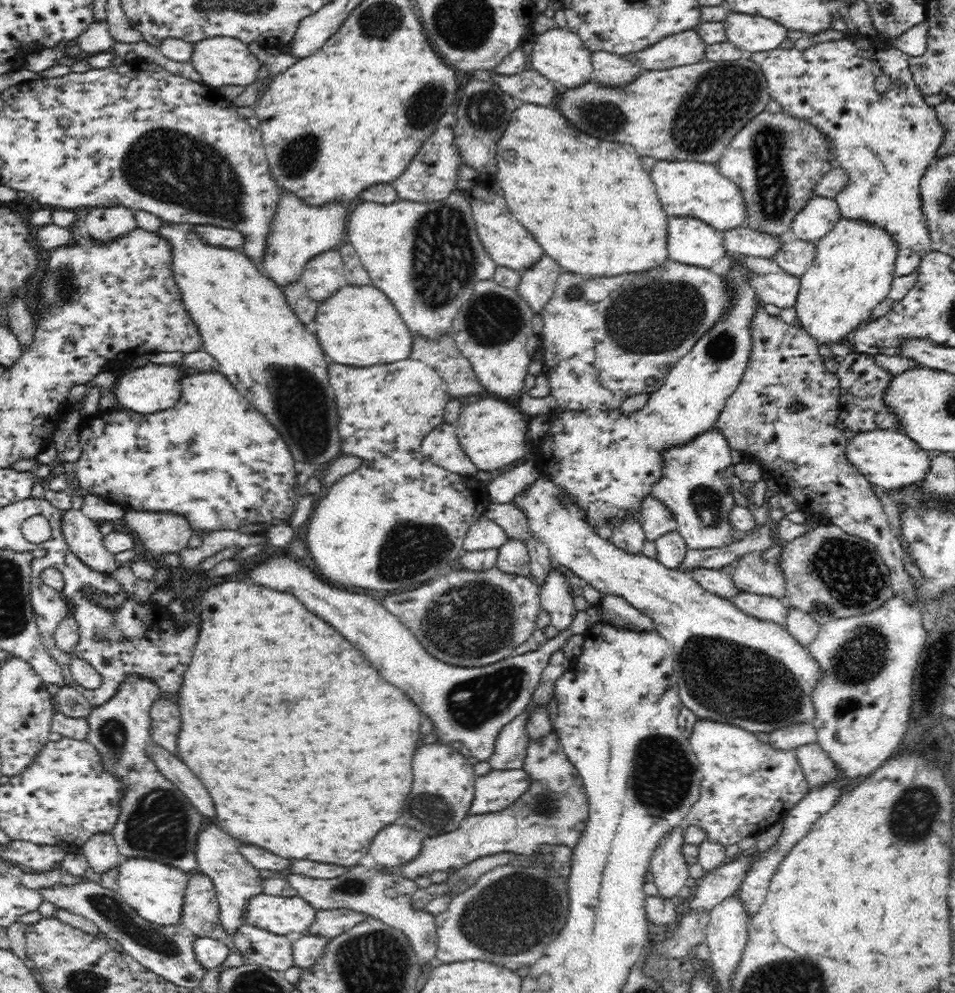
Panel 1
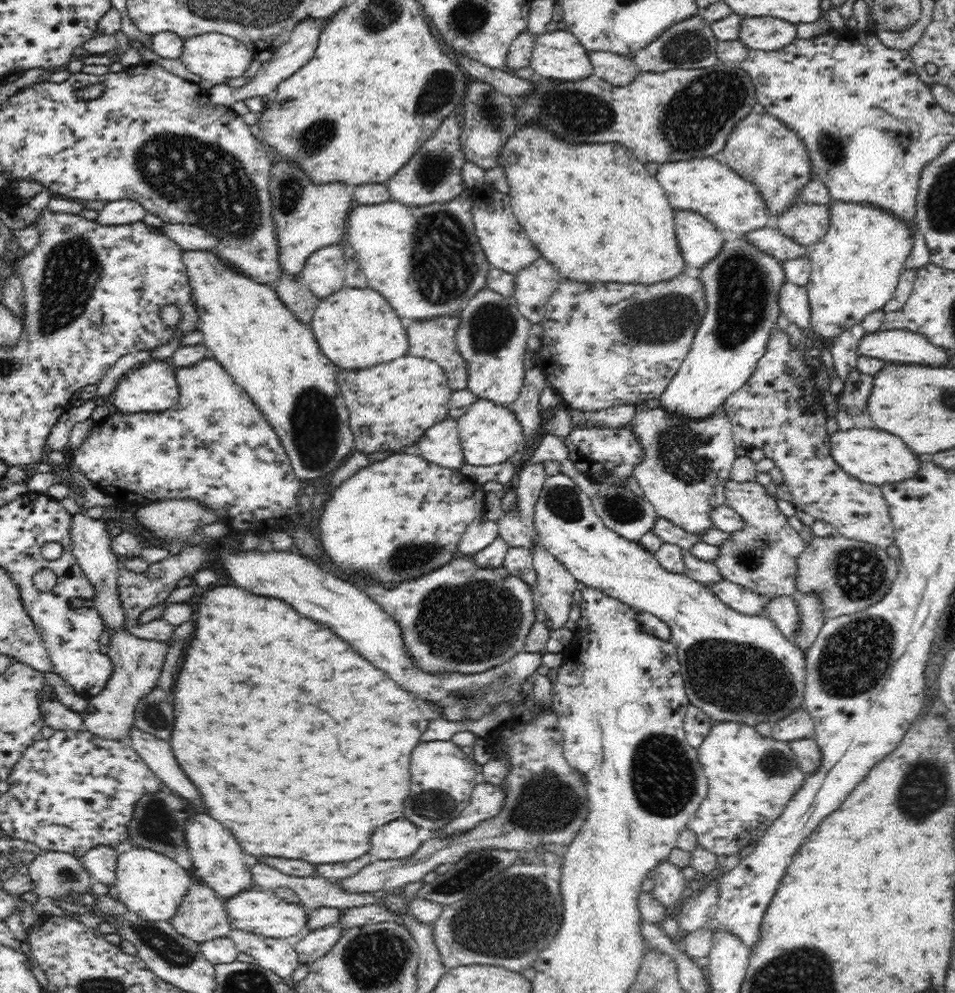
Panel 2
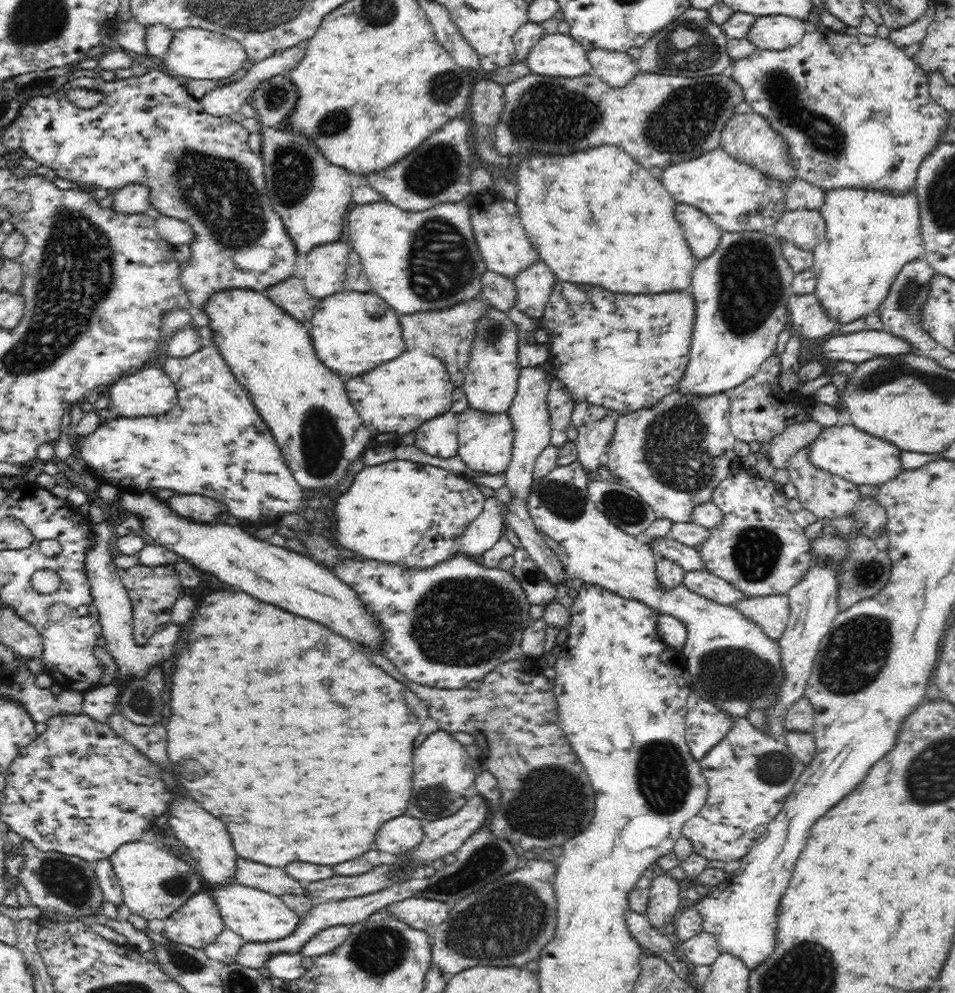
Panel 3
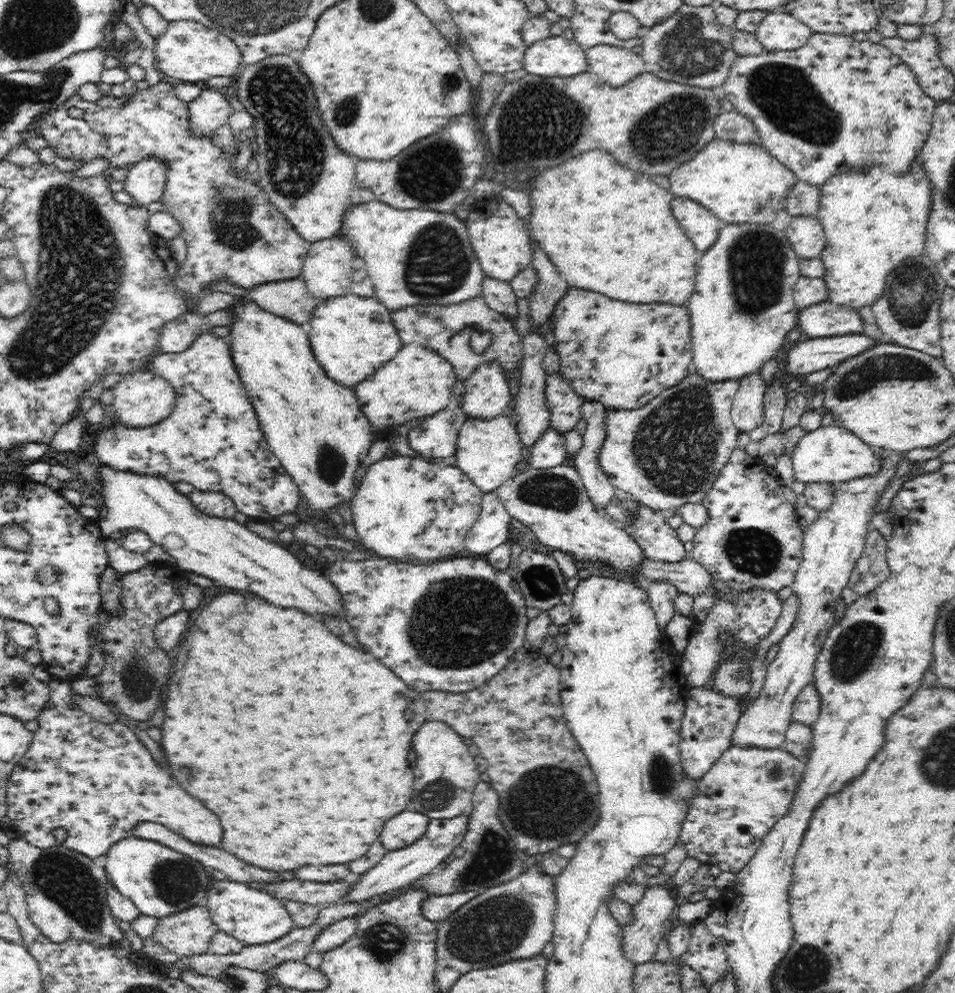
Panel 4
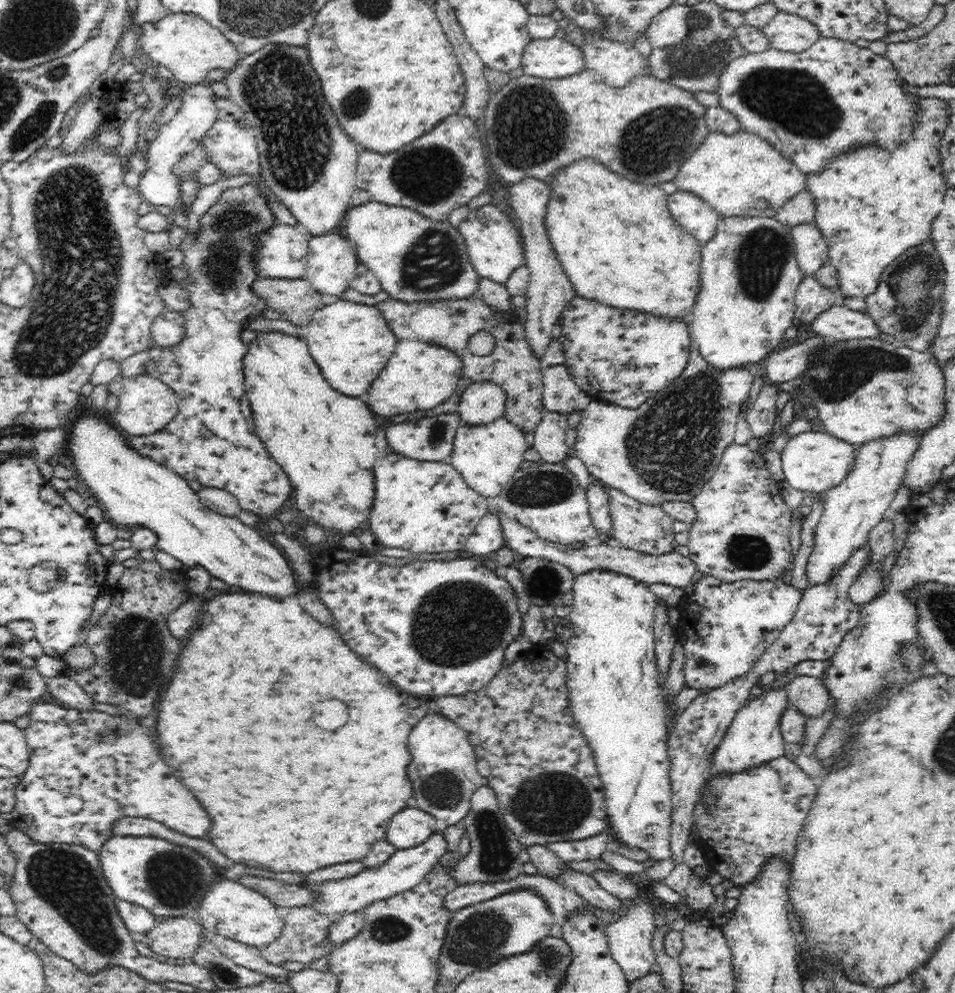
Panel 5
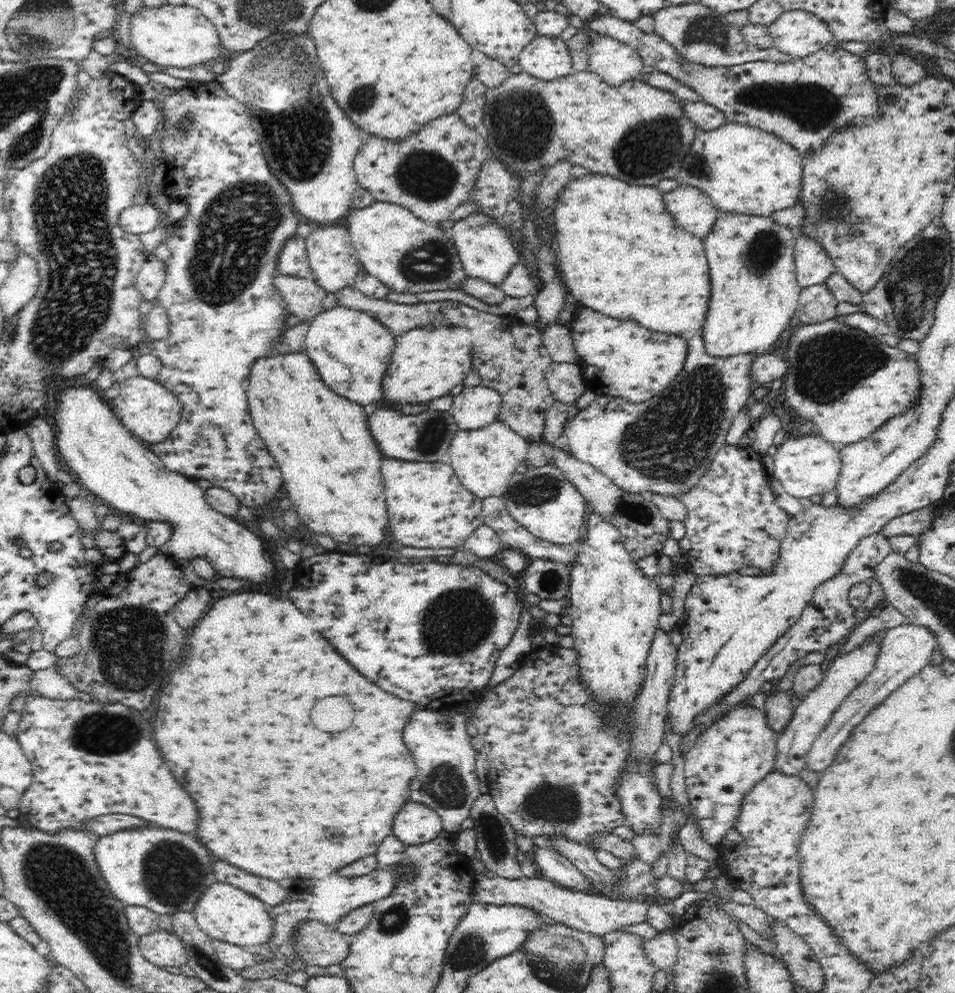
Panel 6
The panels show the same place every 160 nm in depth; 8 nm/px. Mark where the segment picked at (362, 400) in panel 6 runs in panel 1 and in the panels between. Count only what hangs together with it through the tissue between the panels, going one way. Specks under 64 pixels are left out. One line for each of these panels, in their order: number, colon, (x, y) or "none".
1: (358, 326)
2: (356, 328)
3: (353, 332)
4: (351, 336)
5: (351, 342)

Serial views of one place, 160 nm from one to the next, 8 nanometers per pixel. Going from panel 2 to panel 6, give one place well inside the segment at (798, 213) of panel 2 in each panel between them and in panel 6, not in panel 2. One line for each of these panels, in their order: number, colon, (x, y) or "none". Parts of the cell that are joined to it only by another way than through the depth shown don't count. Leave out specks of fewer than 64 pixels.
3: (803, 228)
4: (806, 235)
5: (811, 250)
6: (813, 266)

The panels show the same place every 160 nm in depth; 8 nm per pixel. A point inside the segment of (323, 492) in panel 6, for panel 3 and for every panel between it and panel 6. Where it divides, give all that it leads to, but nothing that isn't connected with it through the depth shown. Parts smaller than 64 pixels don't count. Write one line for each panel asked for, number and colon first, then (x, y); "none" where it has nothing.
3: (270, 353)
4: (315, 427)
5: (324, 441)

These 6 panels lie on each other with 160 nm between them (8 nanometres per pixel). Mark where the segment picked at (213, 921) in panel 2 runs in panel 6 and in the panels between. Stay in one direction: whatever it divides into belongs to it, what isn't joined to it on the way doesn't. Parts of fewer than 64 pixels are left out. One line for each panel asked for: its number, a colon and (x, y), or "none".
3: (197, 923)
4: (187, 933)
5: (177, 940)
6: (161, 948)

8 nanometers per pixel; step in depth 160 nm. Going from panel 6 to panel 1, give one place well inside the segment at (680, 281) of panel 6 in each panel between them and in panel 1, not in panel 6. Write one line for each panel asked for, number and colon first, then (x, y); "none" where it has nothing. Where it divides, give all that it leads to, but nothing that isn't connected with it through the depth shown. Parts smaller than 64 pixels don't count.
1: (592, 207)
2: (594, 211)
3: (597, 218)
4: (608, 229)
5: (619, 244)

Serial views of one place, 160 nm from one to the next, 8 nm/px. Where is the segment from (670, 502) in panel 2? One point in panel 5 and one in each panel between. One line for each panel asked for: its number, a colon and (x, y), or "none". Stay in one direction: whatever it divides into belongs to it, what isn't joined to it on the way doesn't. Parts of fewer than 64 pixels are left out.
3: (674, 454)
4: (669, 452)
5: (650, 454)

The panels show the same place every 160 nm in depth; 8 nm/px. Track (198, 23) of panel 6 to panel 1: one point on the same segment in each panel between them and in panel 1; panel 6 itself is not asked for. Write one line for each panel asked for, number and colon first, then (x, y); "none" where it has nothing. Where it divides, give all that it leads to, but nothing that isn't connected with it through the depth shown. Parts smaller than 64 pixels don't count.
1: (220, 61)
2: (215, 57)
3: (194, 54)
4: (189, 51)
5: (190, 47)

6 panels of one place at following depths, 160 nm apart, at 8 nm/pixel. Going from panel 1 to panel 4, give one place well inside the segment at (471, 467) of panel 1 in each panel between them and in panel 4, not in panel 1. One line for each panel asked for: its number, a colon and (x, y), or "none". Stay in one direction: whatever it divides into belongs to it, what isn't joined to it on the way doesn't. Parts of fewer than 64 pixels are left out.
2: (440, 444)
3: (438, 437)
4: (436, 437)

